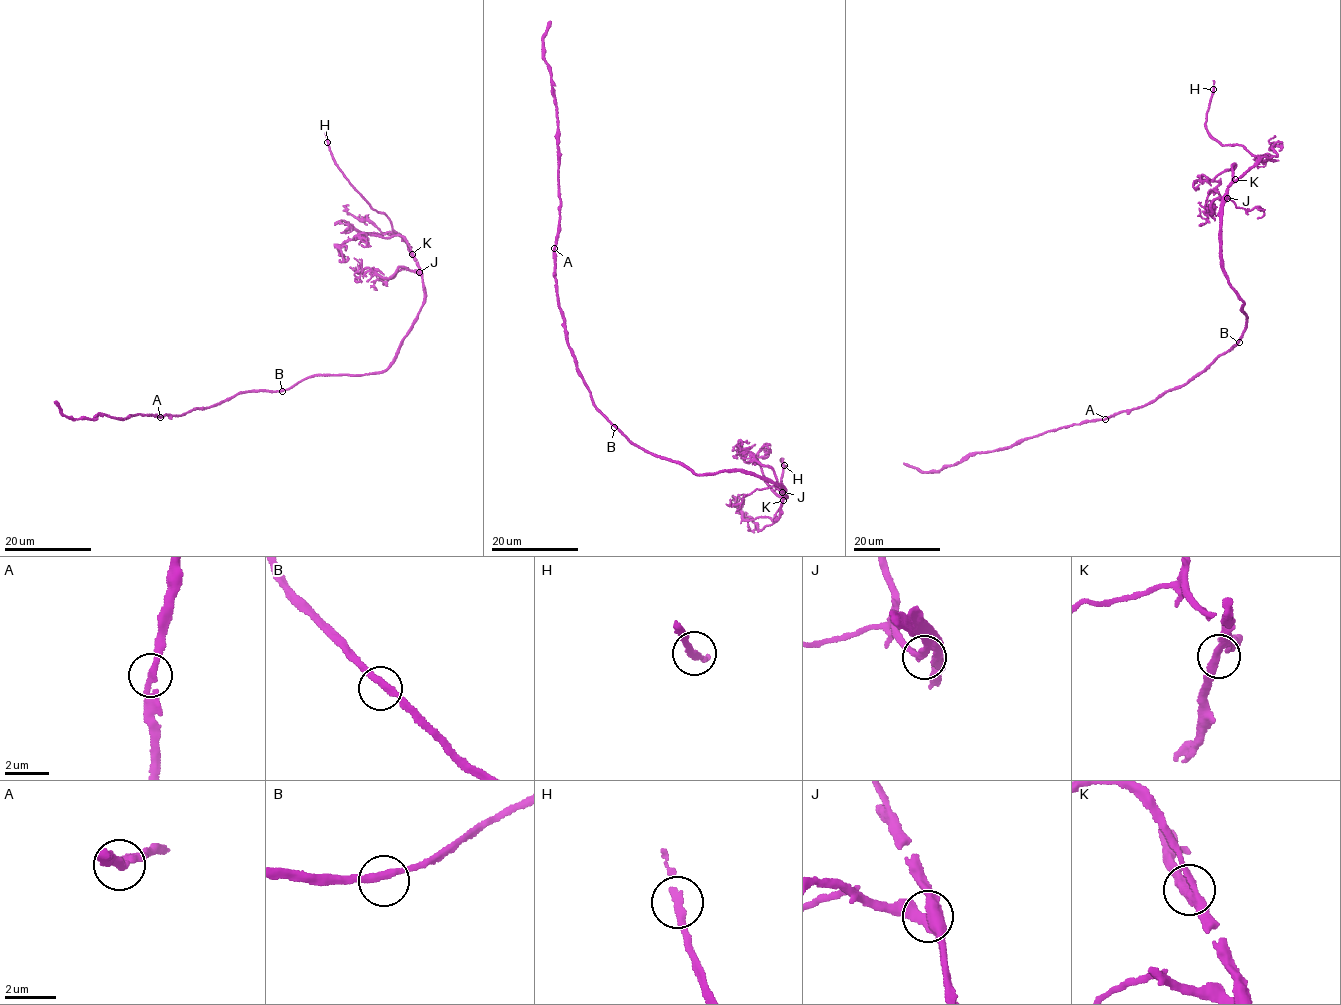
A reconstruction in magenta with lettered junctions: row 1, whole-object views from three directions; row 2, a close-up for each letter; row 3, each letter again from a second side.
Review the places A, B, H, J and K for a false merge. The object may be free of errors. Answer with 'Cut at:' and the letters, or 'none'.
Cut at: none

